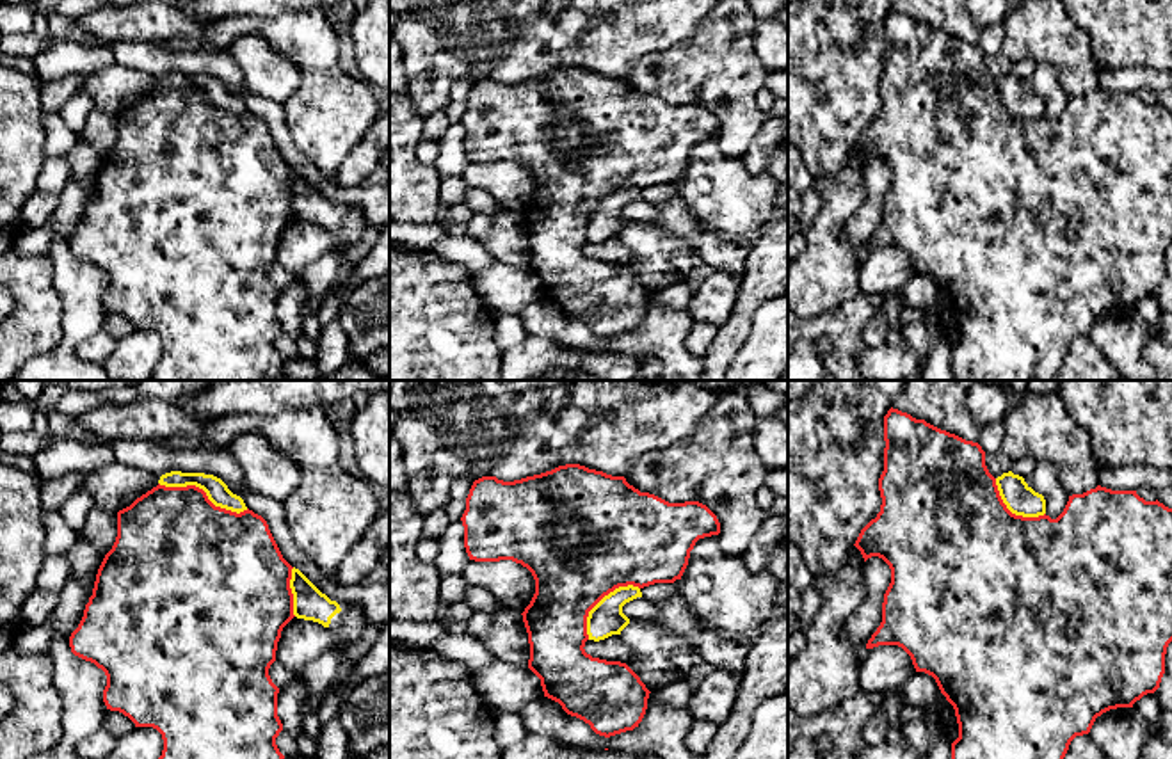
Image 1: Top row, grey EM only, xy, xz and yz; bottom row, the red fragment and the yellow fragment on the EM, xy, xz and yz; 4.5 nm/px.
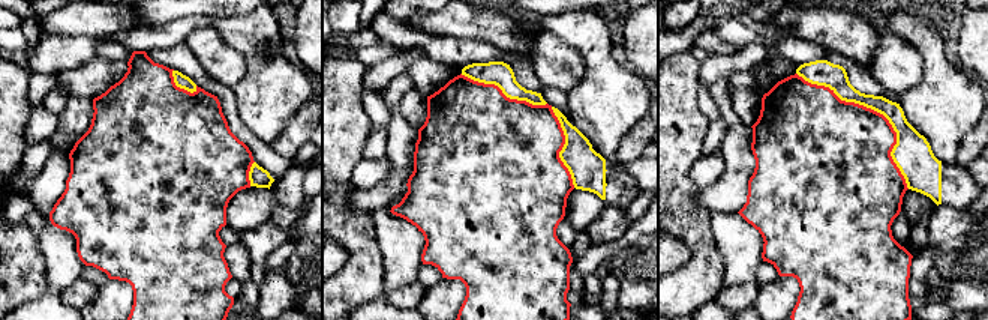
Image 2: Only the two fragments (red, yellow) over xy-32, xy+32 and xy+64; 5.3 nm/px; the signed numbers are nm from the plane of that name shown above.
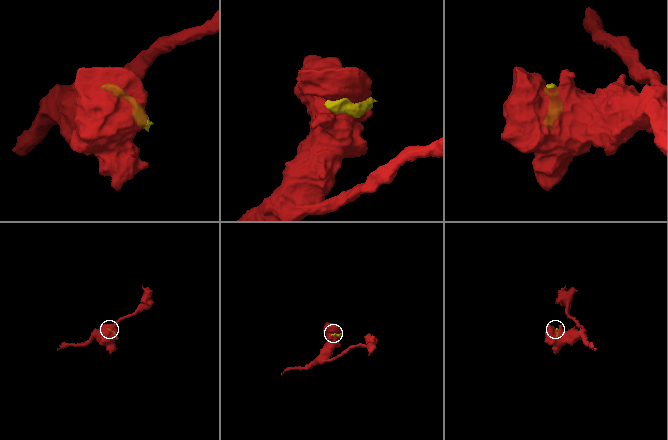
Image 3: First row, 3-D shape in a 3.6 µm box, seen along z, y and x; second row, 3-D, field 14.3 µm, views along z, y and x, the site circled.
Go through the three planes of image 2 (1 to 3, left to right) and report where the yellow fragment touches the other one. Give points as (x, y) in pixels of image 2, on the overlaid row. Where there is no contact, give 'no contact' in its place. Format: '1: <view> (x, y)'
1: xy-32 (179, 87)
2: xy+32 (502, 93)
3: xy+64 (876, 111)

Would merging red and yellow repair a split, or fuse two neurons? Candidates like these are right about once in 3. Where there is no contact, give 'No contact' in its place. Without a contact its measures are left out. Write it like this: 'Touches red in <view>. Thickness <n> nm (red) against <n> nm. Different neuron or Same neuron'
Touches red in xy. Thickness 480 nm (red) against 100 nm. Different neuron

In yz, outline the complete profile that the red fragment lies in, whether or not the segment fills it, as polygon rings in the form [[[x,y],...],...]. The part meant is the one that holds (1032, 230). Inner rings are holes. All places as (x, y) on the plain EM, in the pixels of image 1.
[[[893,9],[884,18],[884,43],[884,73],[879,80],[879,92],[882,100],[880,114],[861,132],[854,146],[861,153],[864,164],[871,158],[879,158],[891,171],[891,185],[884,196],[882,204],[882,224],[868,242],[866,251],[873,251],[879,247],[898,247],[911,258],[916,274],[925,274],[935,281],[941,295],[953,308],[959,325],[959,340],[951,345],[951,370],[957,380],[1053,380],[1058,370],[1062,368],[1062,363],[1069,352],[1071,343],[1076,338],[1088,336],[1097,318],[1110,311],[1133,309],[1133,306],[1140,302],[1144,297],[1154,295],[1160,290],[1161,279],[1165,276],[1167,249],[1172,244],[1172,110],[1165,108],[1158,101],[1145,103],[1136,96],[1136,92],[1112,92],[1097,87],[1096,91],[1090,91],[1083,96],[1069,98],[1064,114],[1056,121],[1051,121],[1046,116],[1039,119],[1023,119],[1012,116],[1003,105],[996,87],[996,80],[989,75],[985,68],[985,53],[978,44],[966,43],[955,36],[950,36],[927,25],[925,21],[916,21],[911,16]]]

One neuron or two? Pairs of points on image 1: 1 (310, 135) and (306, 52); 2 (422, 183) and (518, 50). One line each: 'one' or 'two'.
1: one
2: two

